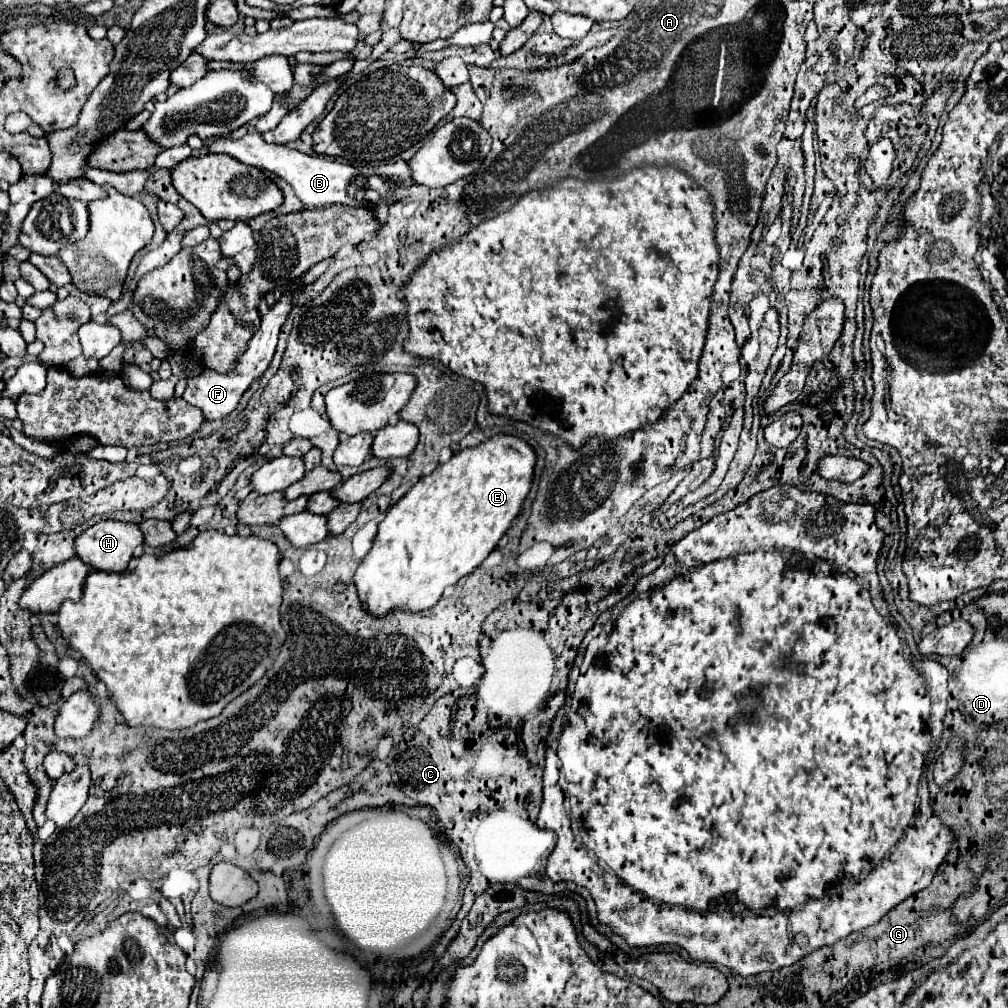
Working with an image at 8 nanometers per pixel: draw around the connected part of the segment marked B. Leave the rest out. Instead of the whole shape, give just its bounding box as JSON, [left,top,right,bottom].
[210,132,412,208]

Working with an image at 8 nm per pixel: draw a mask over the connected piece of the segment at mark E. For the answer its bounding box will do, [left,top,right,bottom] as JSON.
[354,434,536,616]

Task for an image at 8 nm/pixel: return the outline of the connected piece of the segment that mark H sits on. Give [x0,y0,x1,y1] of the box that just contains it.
[76,520,144,572]

